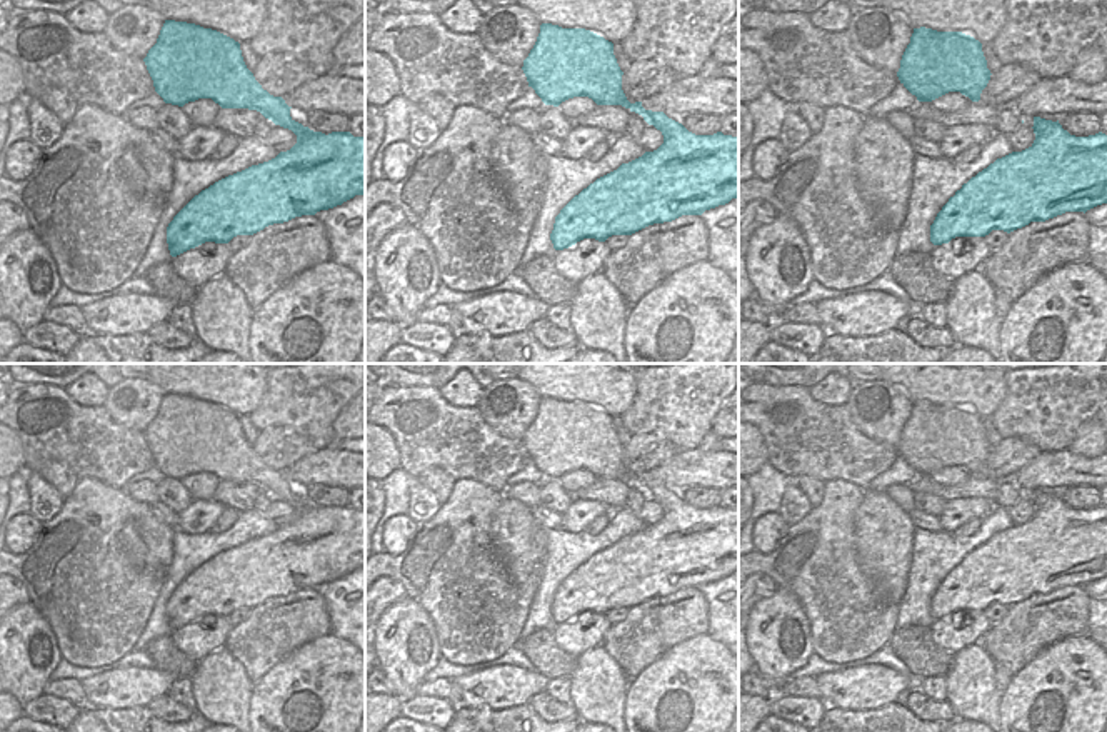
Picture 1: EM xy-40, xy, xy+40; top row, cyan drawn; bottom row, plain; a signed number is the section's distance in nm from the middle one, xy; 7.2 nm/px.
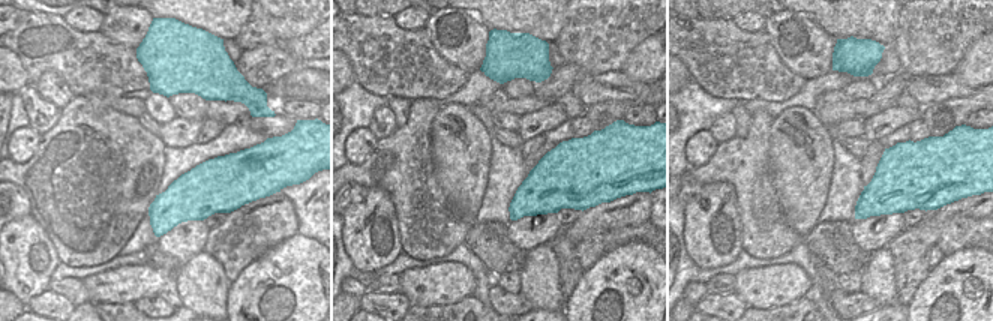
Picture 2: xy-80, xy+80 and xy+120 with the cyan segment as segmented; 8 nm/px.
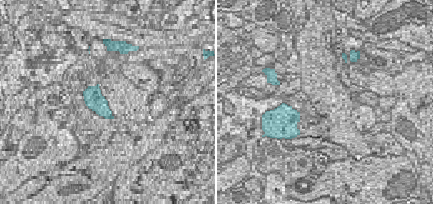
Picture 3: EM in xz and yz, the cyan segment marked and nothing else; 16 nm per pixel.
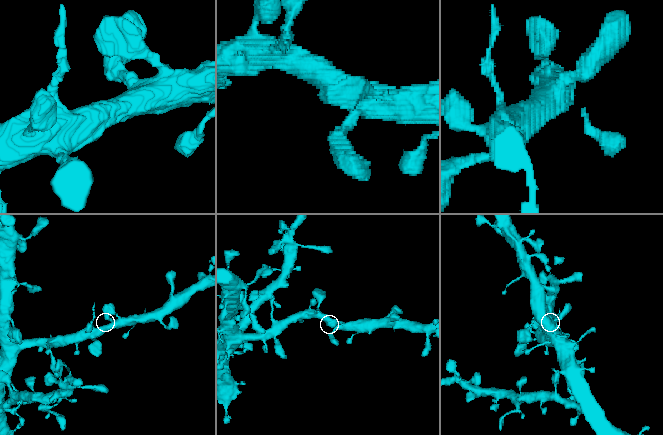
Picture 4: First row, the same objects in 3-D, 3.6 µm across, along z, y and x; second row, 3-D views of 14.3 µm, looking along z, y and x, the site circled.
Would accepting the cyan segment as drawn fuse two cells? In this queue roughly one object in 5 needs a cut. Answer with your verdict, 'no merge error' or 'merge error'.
no merge error

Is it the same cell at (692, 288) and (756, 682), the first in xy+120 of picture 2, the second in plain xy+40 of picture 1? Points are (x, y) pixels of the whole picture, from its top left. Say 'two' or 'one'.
one

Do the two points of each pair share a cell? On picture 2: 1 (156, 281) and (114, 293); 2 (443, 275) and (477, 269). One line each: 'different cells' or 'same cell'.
1: same cell
2: different cells

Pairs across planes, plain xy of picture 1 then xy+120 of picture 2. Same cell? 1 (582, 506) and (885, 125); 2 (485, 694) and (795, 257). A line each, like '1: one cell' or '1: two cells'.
1: one cell
2: two cells

